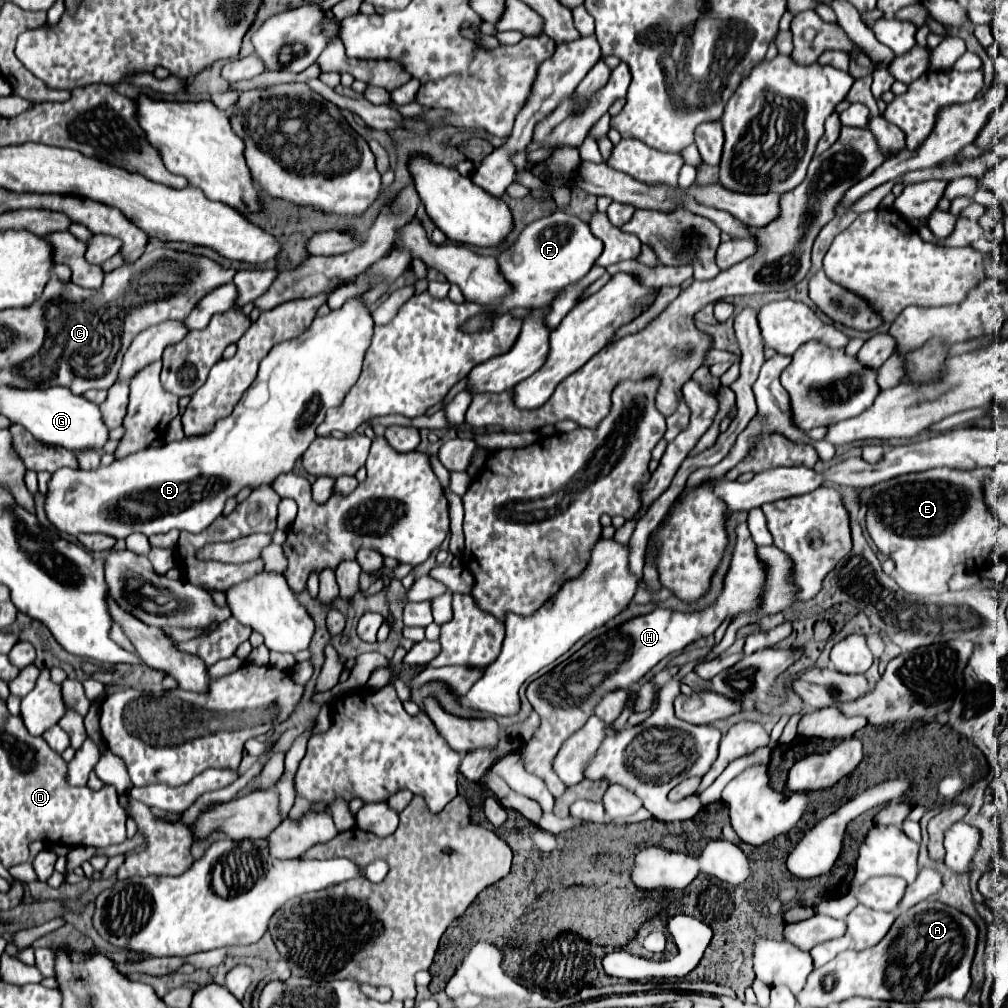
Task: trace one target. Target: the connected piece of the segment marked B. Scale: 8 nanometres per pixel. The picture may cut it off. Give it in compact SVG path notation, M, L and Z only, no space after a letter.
M348 299L340 309L334 309L330 311L326 317L316 317L314 323L310 325L310 329L306 331L306 335L300 335L296 339L290 339L290 341L284 341L284 343L278 343L260 363L260 371L258 371L258 377L256 381L248 387L248 391L242 395L242 399L236 403L234 411L220 419L214 429L210 433L204 433L204 435L196 435L196 437L184 437L182 441L174 441L174 443L166 443L164 447L160 449L154 449L154 447L148 447L148 449L142 449L138 453L132 453L124 459L118 459L114 461L112 465L108 467L98 467L96 471L84 471L84 469L58 469L52 479L50 479L50 485L48 485L48 495L46 495L46 515L48 519L52 521L52 525L62 531L62 533L68 533L68 535L78 535L78 533L104 533L104 535L110 535L110 537L128 537L130 533L144 533L146 537L150 535L156 535L156 533L168 533L172 529L178 529L178 531L188 531L188 533L200 533L204 531L206 527L210 527L210 523L214 523L214 519L218 519L224 511L224 503L230 499L230 497L236 497L244 487L250 487L250 489L258 489L260 485L272 485L274 479L282 473L292 473L294 467L296 467L296 461L302 459L302 455L306 453L306 449L310 447L310 443L316 439L316 427L324 421L326 417L326 411L332 409L332 407L338 407L342 405L342 399L346 397L346 391L358 381L358 375L360 375L360 367L362 367L362 359L364 359L364 353L370 345L370 337L372 337L372 329L374 329L374 321L372 321L372 315L370 315L370 309L368 305L362 301L362 299Z

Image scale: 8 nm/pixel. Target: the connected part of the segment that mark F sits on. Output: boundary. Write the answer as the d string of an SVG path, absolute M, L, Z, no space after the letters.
M556 211L550 217L530 223L520 237L502 251L498 263L504 277L514 285L514 295L510 295L502 307L490 307L490 311L506 313L512 307L544 307L550 303L560 287L566 287L582 279L602 253L602 241L596 239L582 219Z

